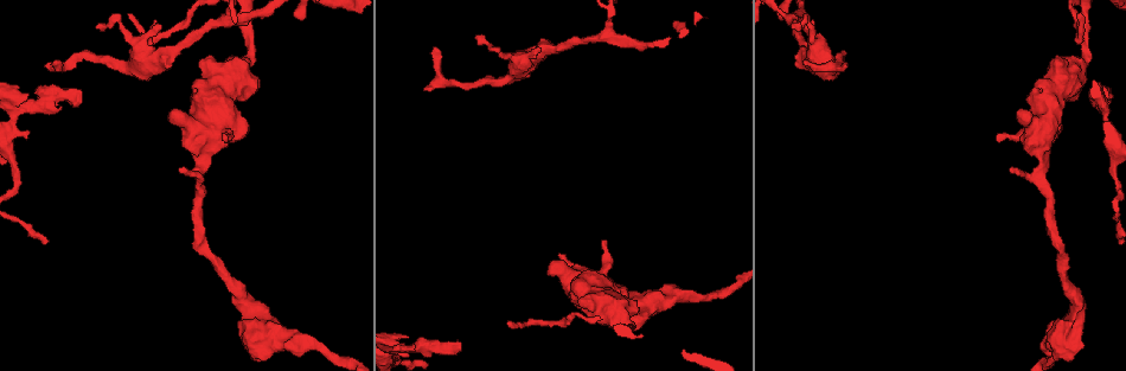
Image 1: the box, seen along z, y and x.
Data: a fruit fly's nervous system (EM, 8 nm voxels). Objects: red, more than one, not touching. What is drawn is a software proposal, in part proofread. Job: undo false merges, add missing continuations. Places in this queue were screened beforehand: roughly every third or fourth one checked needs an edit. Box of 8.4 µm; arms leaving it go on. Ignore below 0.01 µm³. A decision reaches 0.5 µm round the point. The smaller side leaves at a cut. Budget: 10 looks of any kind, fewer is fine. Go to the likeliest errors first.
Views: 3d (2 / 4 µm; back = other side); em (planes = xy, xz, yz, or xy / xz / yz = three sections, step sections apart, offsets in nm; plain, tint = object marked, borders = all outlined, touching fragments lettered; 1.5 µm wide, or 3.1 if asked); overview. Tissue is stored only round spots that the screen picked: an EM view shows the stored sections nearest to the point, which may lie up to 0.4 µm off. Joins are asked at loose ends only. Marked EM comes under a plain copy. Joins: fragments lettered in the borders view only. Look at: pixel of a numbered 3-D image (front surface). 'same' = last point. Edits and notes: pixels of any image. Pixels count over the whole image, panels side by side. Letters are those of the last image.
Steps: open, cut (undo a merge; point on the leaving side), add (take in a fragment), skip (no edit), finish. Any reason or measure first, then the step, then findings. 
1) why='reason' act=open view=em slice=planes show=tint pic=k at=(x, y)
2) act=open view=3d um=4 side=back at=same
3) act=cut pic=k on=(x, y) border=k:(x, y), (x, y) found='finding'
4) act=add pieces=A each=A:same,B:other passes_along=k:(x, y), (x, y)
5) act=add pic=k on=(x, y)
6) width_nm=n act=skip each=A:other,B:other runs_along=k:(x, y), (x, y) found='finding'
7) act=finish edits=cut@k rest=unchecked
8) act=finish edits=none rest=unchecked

act=open view=3d um=2 pic=1 at=(458, 347)

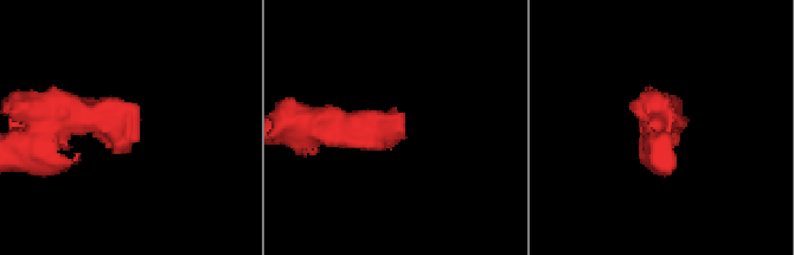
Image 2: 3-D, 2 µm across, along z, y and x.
why='now the EM' act=open view=em slice=planes show=tint pic=2 at=(129, 151)

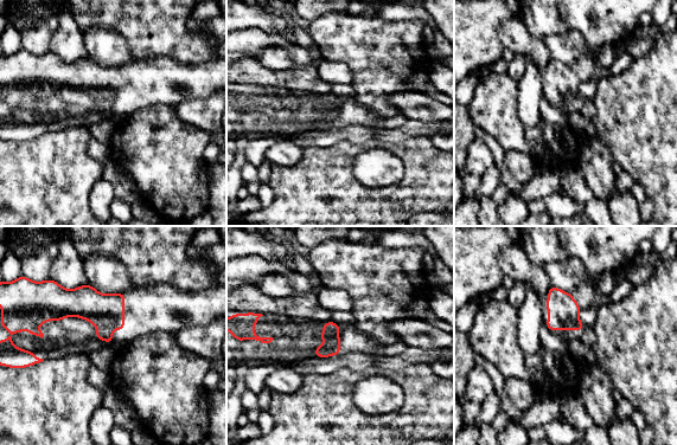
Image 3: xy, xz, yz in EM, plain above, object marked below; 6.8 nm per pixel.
act=open view=em slice=planes show=borders at=same

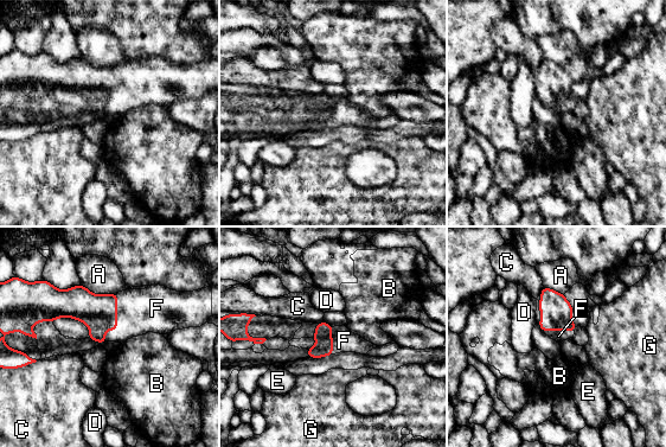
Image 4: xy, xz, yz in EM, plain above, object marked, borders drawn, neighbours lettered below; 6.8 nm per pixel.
longest_contact=F:340nm act=add pieces=F each=A:other,B:other,C:other,D:other,E:other,F:same,G:other found='it goes on there'

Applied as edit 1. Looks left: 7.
why='redraw' act=open view=overview

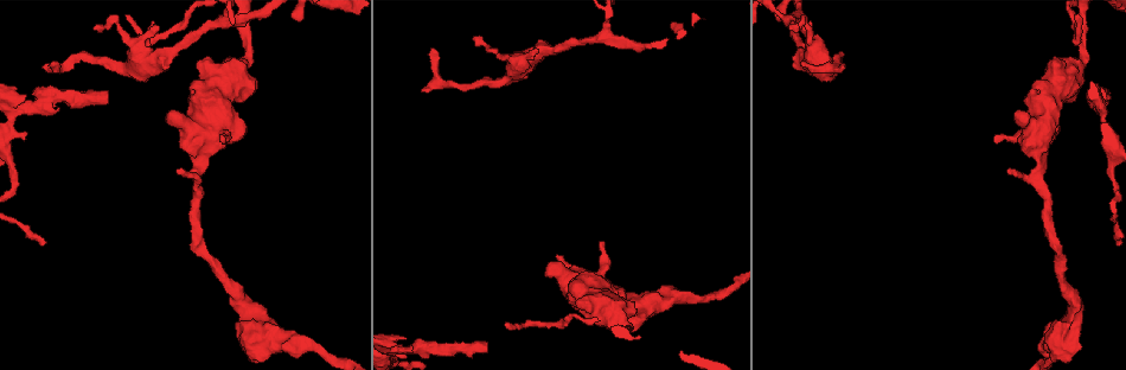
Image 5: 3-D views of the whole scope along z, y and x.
why='end of a long branch' act=open view=em slice=yz step=8 show=tint pic=5 at=(432, 50)

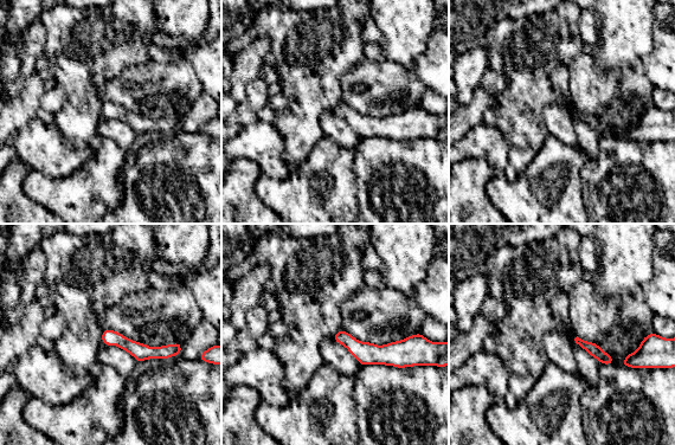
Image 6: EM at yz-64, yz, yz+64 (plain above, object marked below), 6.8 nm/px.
act=open view=em slice=yz step=8 show=borders at=same

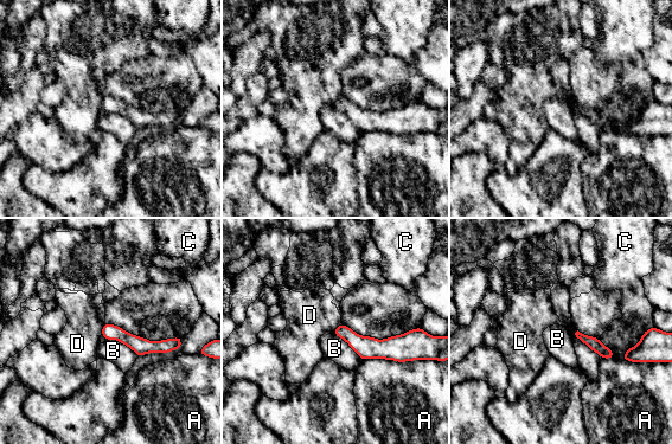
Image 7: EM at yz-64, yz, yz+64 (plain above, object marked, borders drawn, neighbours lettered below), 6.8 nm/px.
longest_contact=A:320nm act=skip each=A:other,B:other,C:other,D:other found='none of them fits'

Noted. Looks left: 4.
why='free end' act=open view=em slice=planes show=borders pic=5 at=(221, 139)

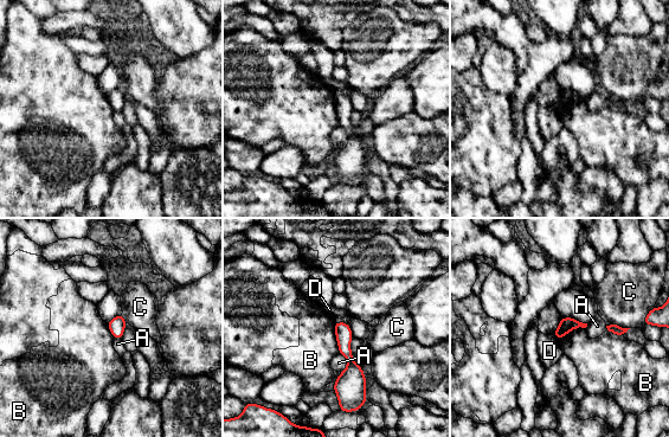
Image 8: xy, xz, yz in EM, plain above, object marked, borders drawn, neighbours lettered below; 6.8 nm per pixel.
act=skip each=A:other,B:other,C:other,D:other border=8:(334, 322), (334, 335), (339, 352) found='none of them fits'

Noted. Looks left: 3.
why='calibre changes' act=open view=em slice=planes show=borders pic=5 at=(238, 303)

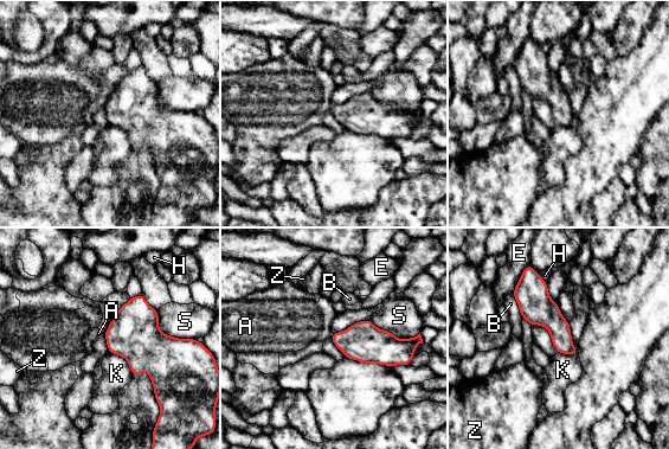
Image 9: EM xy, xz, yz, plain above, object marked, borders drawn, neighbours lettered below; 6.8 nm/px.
width_nm=140 act=skip each=A:other,B:other,E:other,H:other,K:other,S:other,Z:other border=9:(109, 352), (120, 354), (133, 376) found='one neuron here'

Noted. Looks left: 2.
act=finish edits=add@4 rest=unchecked

